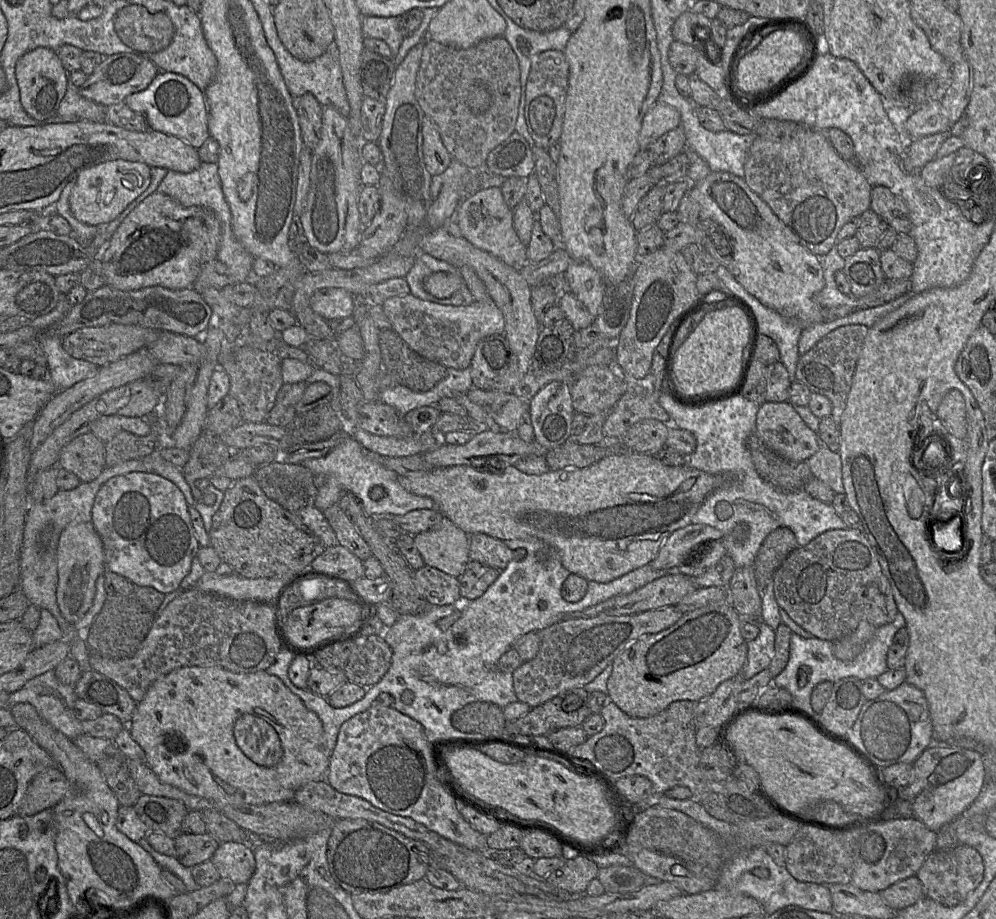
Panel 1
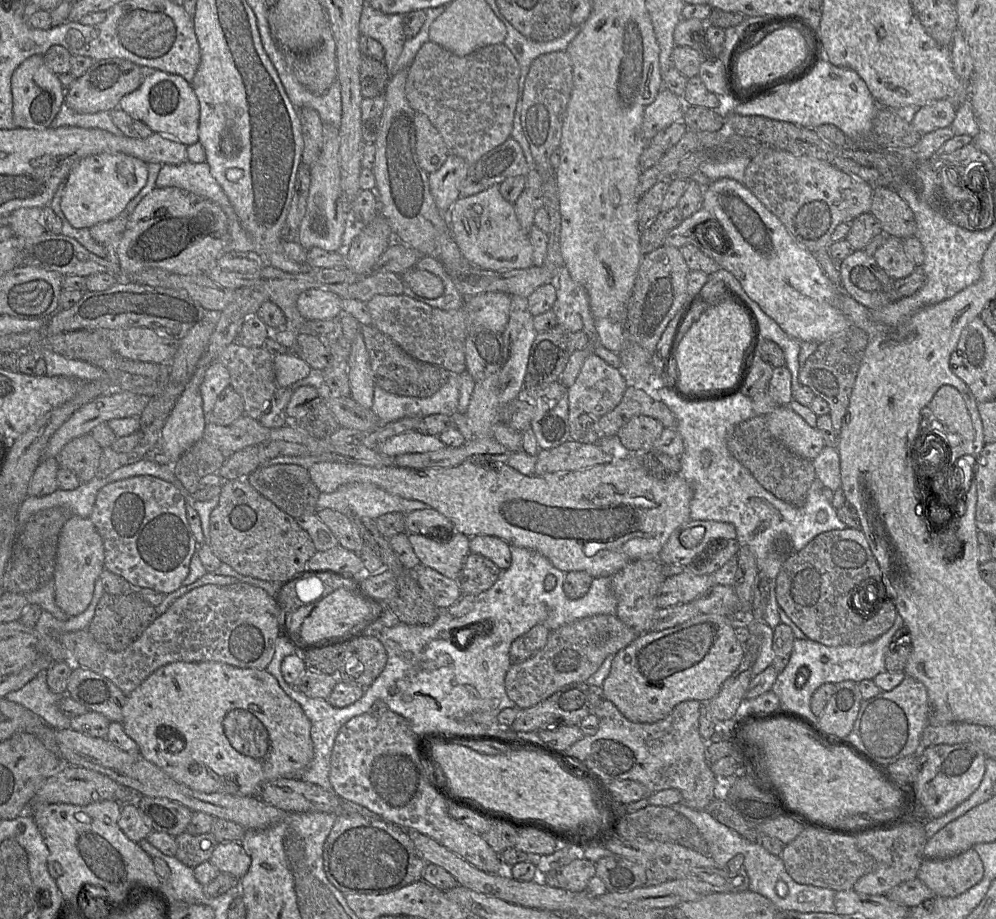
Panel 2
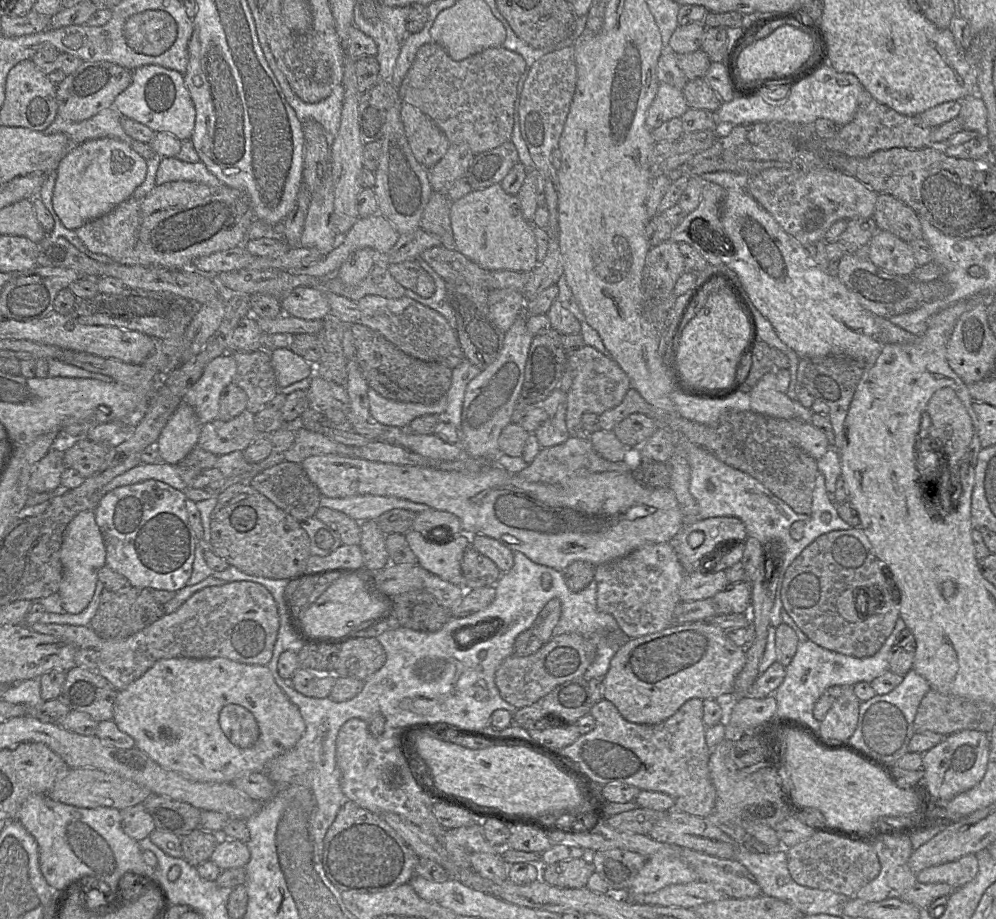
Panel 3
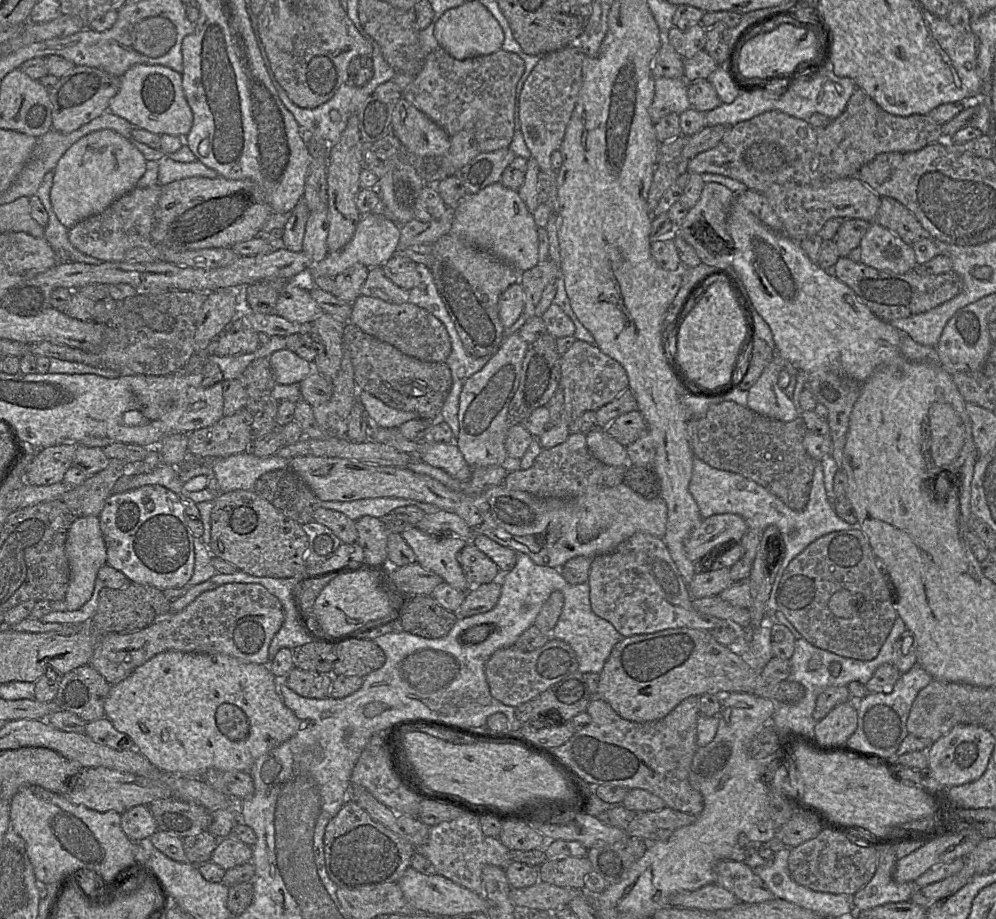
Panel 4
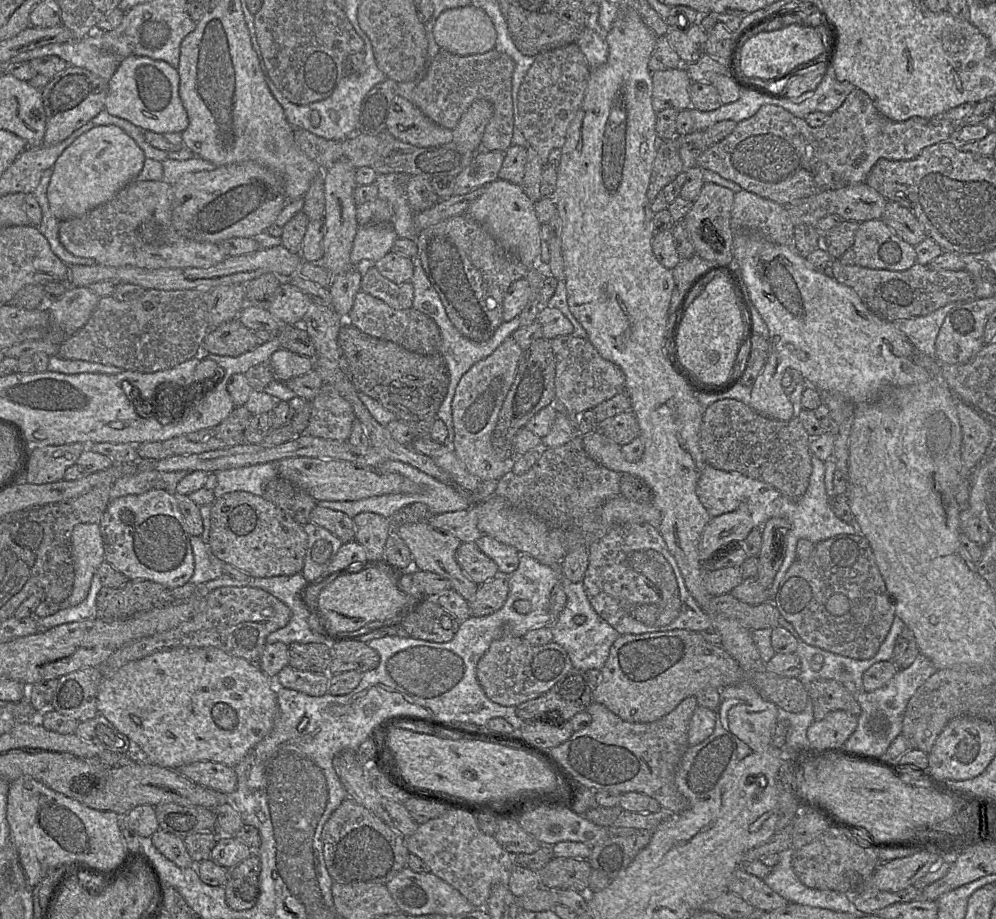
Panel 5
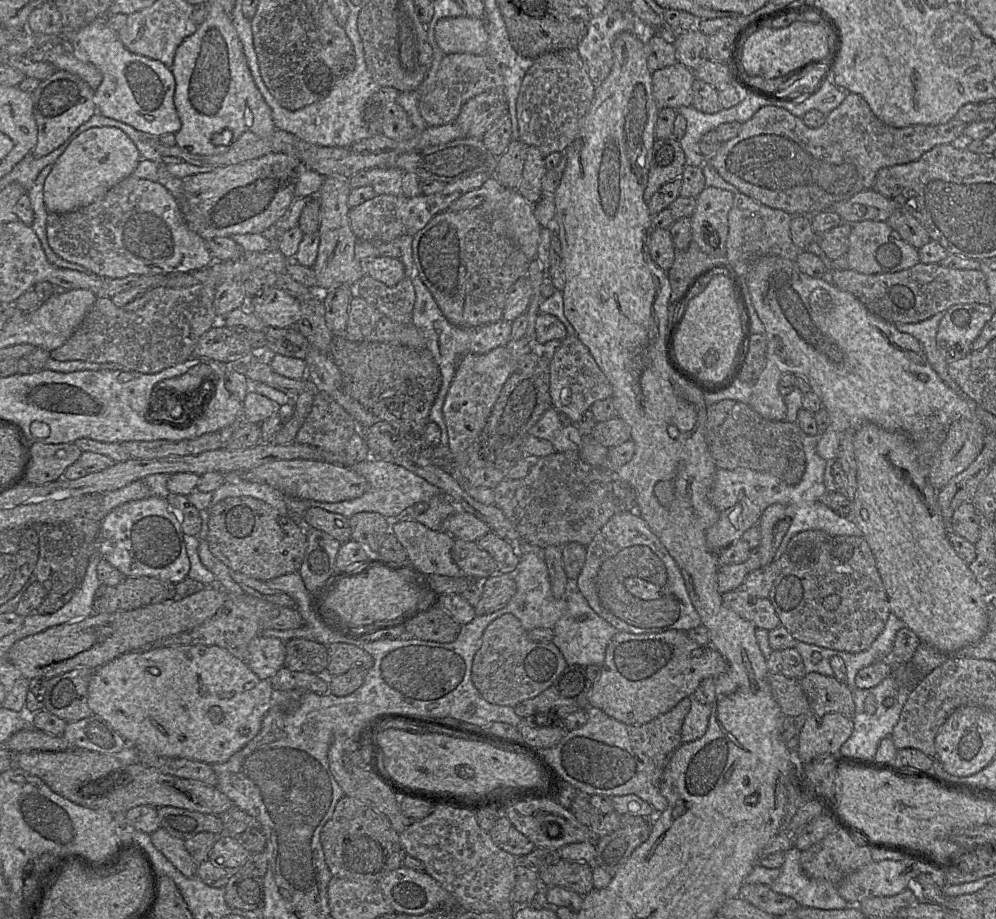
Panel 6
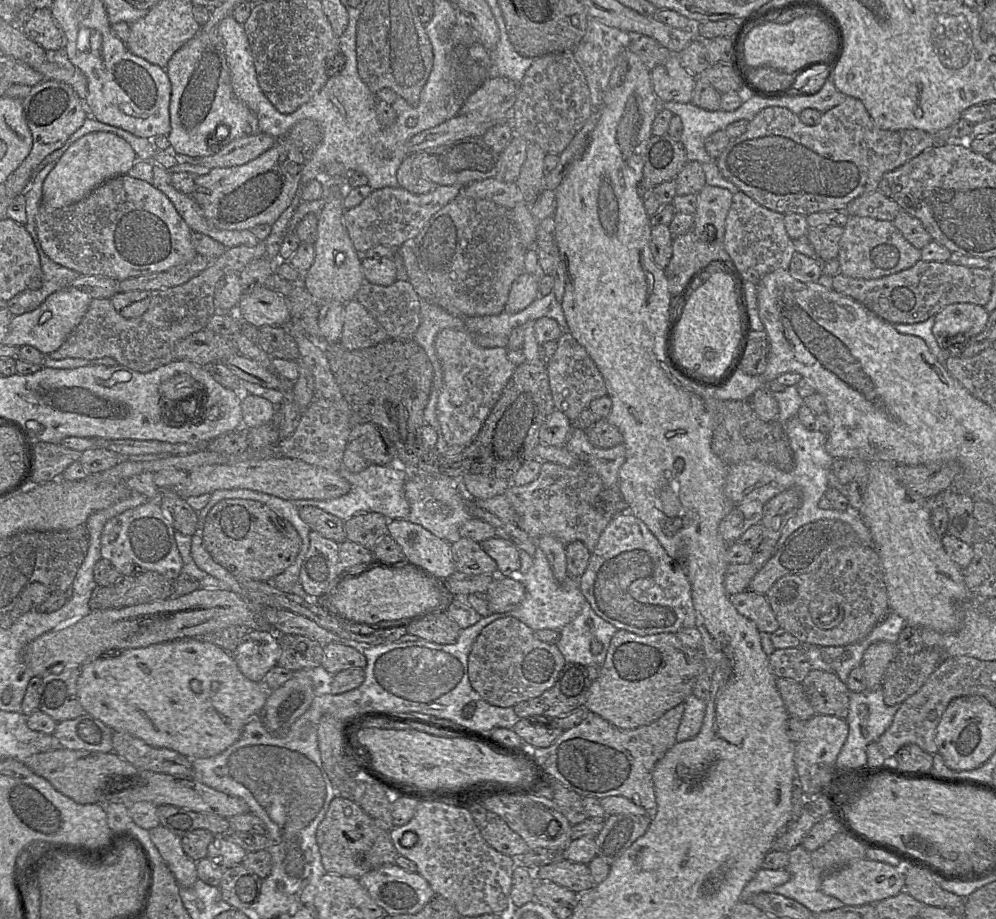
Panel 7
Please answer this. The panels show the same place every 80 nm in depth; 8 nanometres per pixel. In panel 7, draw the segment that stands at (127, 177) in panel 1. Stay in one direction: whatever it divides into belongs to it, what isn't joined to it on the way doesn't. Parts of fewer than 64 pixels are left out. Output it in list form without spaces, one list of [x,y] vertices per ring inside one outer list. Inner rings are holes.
[[[94,132],[84,135],[68,148],[46,177],[42,204],[58,209],[76,203],[105,181],[126,175],[137,159],[130,144],[113,133]]]

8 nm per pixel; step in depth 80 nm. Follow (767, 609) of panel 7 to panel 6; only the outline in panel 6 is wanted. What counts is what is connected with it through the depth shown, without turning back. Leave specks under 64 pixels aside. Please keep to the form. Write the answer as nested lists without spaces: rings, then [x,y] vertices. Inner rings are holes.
[[[738,589],[722,594],[722,602],[741,618],[752,622],[756,628],[771,631],[781,626],[779,617],[768,598],[753,597]]]

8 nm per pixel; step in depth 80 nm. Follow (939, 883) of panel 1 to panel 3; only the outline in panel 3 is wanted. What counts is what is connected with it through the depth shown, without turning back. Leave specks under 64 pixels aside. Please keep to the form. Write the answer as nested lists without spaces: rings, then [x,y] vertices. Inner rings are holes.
[[[967,854],[957,860],[923,869],[916,874],[917,882],[947,883],[955,889],[970,882],[978,873],[976,854]]]

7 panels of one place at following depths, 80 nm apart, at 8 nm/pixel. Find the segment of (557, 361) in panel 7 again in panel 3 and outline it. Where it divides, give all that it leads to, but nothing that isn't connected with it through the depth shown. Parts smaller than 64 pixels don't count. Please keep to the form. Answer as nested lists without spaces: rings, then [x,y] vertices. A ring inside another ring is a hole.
[[[584,345],[567,354],[566,370],[572,374],[572,384],[567,391],[566,427],[571,437],[581,436],[581,416],[594,413],[597,416],[619,405],[630,388],[630,380],[620,366],[594,347]]]

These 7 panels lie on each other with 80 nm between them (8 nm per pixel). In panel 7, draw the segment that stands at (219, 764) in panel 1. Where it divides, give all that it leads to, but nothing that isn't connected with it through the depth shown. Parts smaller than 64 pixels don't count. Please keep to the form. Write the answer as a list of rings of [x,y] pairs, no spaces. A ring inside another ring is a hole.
[[[198,638],[109,652],[80,668],[77,696],[86,713],[112,731],[127,733],[147,745],[166,748],[189,759],[216,756],[235,743],[247,722],[259,715],[270,692],[263,681],[255,683],[247,679],[232,654]]]

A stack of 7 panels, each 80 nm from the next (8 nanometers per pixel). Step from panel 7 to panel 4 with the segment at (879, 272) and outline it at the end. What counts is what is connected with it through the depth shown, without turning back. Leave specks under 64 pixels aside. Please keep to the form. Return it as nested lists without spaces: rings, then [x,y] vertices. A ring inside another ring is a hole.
[[[876,222],[871,223],[859,247],[860,262],[879,271],[905,274],[917,265],[912,246]]]

